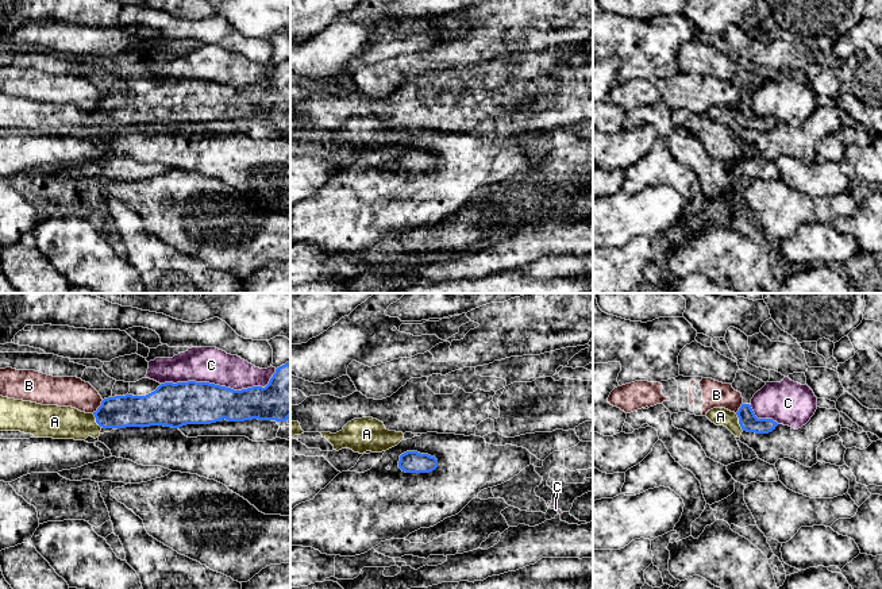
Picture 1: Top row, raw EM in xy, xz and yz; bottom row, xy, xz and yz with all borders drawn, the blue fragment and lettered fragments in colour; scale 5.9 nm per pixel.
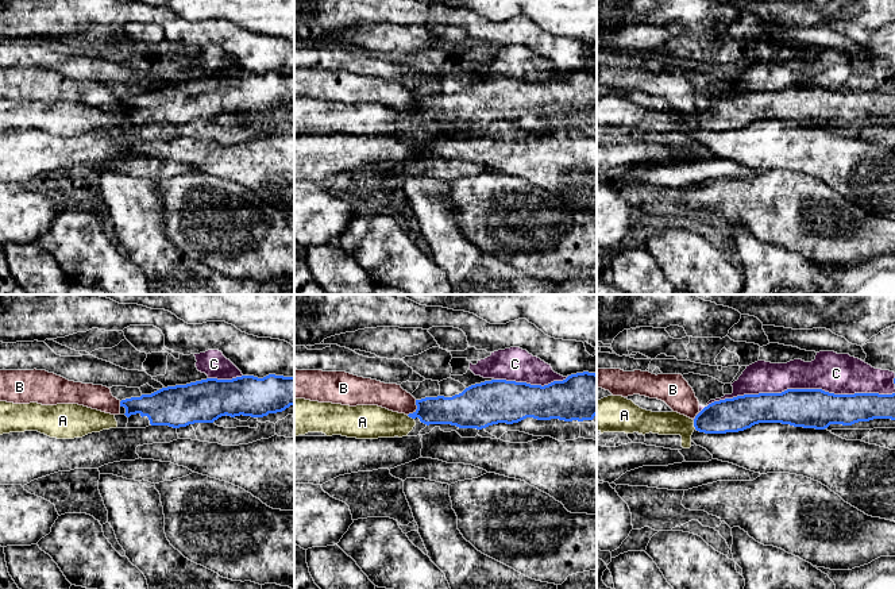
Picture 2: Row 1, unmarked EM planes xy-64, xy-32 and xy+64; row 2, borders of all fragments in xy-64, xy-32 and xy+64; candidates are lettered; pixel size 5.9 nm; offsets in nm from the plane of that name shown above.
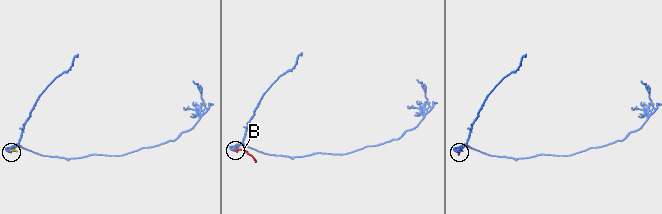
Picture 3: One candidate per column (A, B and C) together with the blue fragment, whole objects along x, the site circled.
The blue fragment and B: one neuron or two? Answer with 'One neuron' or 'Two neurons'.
Two neurons

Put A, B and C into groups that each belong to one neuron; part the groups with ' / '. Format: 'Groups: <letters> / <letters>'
Groups: A / B / C

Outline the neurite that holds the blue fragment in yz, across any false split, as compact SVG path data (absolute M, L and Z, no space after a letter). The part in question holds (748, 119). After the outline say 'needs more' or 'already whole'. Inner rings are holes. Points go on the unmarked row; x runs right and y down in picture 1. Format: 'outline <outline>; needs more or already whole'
outline M742 101L736 111L725 105L713 105L706 115L716 123L727 124L737 135L743 128L769 131L778 123L773 116L758 116L750 101Z; needs more

